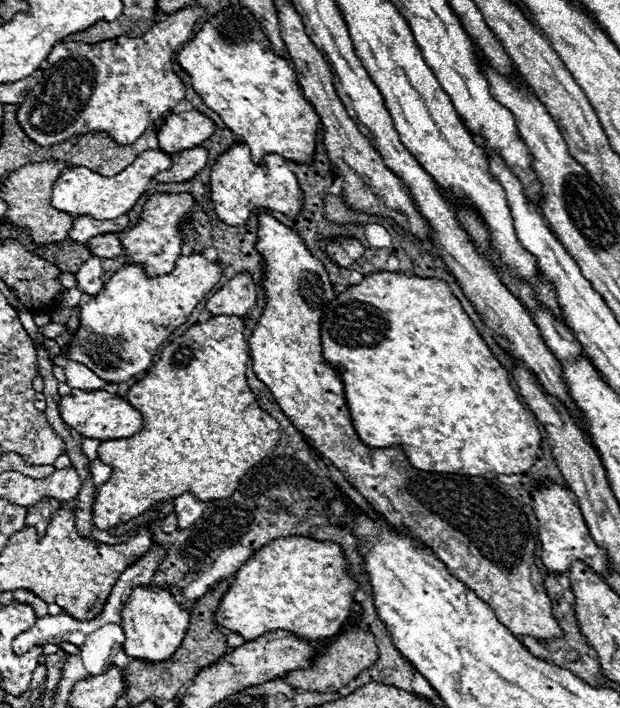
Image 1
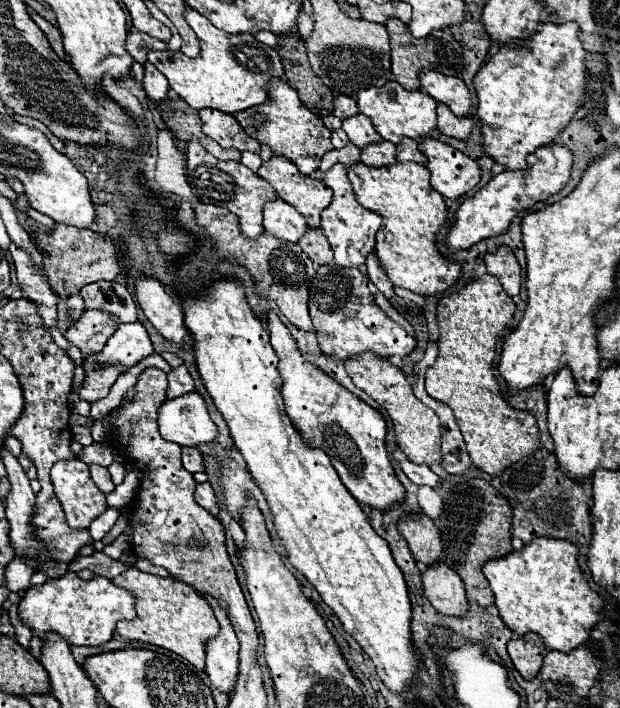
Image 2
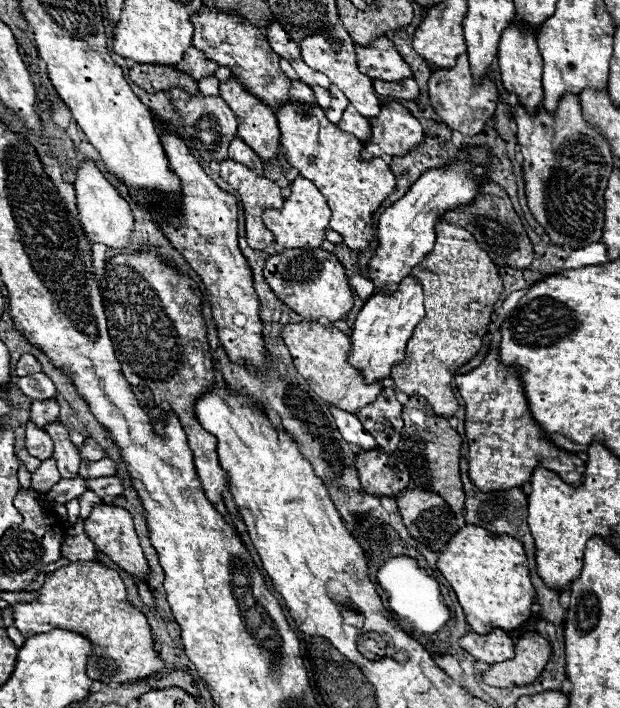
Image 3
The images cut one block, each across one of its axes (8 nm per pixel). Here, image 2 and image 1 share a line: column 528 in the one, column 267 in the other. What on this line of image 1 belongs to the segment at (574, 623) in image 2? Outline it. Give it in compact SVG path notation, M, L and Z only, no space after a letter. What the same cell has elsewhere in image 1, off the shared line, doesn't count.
M286 536L260 546L254 556L236 570L214 618L216 624L246 640L276 630L292 632L304 640L328 638L338 634L340 626L350 616L354 592L356 582L348 576L338 544Z

